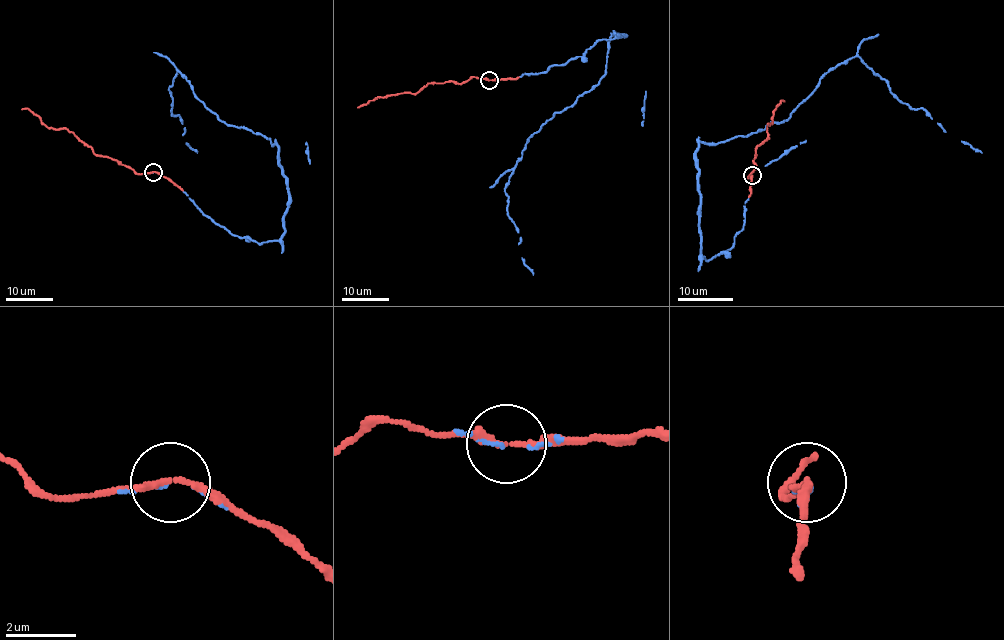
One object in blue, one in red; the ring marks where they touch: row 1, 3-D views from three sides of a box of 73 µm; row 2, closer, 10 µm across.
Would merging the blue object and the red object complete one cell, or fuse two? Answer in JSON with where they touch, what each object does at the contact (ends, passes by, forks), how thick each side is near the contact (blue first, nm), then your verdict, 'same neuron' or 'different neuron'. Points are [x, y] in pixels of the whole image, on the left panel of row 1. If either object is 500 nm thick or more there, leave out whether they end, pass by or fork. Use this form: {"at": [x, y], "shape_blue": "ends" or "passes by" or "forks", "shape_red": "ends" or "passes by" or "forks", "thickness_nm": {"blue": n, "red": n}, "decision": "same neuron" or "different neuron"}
{"at": [153, 172], "shape_blue": "passes by", "shape_red": "passes by", "thickness_nm": {"blue": 60, "red": 170}, "decision": "same neuron"}

